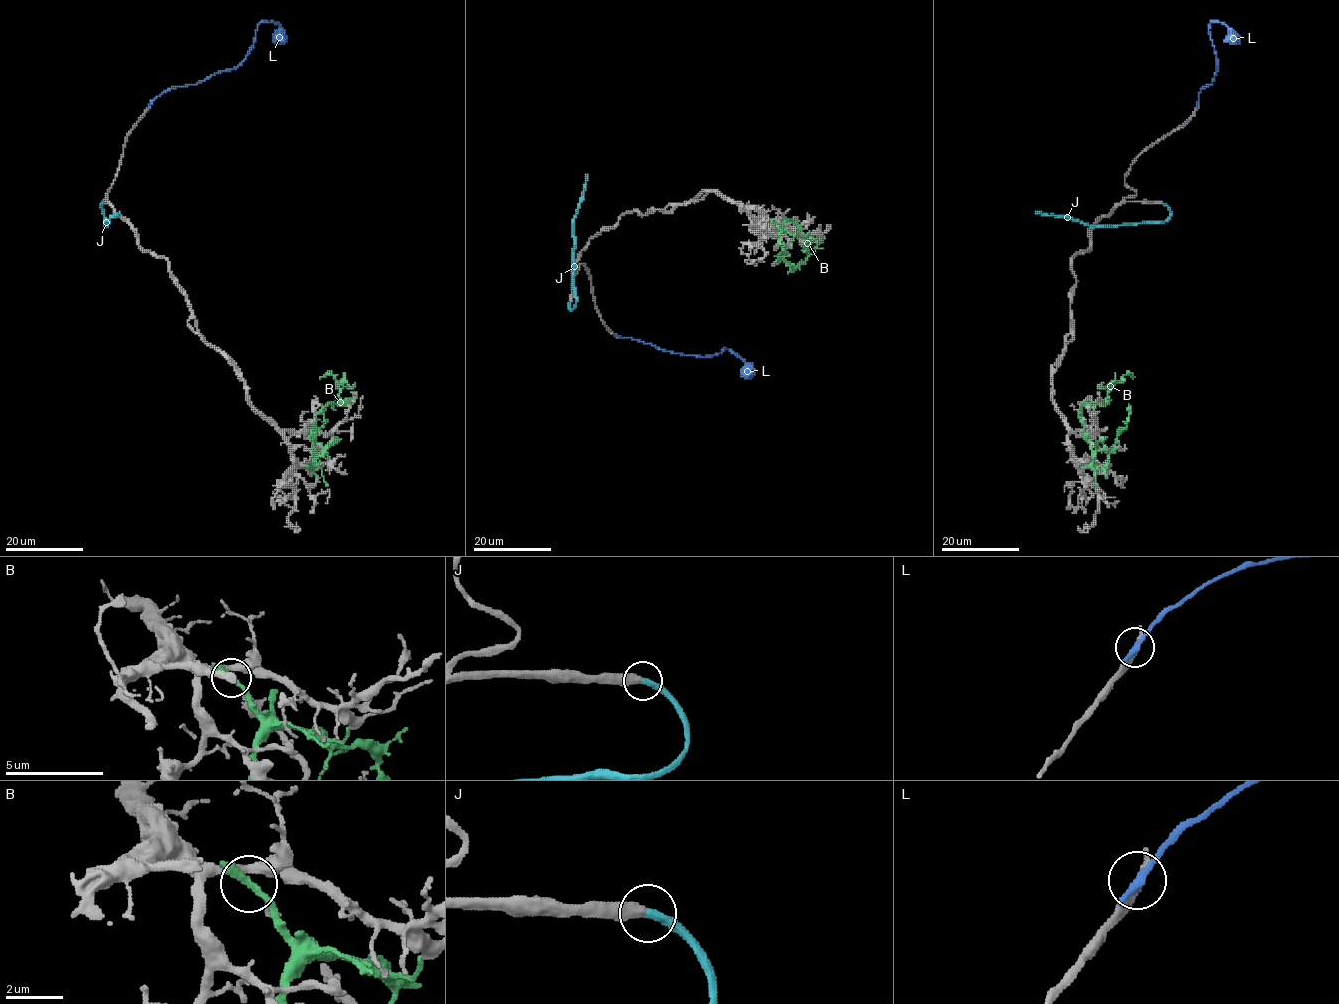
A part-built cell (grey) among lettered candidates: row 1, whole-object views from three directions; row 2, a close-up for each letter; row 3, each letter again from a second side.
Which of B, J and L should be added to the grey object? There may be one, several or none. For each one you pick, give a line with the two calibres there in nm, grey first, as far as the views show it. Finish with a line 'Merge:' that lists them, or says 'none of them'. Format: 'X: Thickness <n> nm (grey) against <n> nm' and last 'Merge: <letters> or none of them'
J: Thickness 400 nm (grey) against 400 nm
Merge: J

